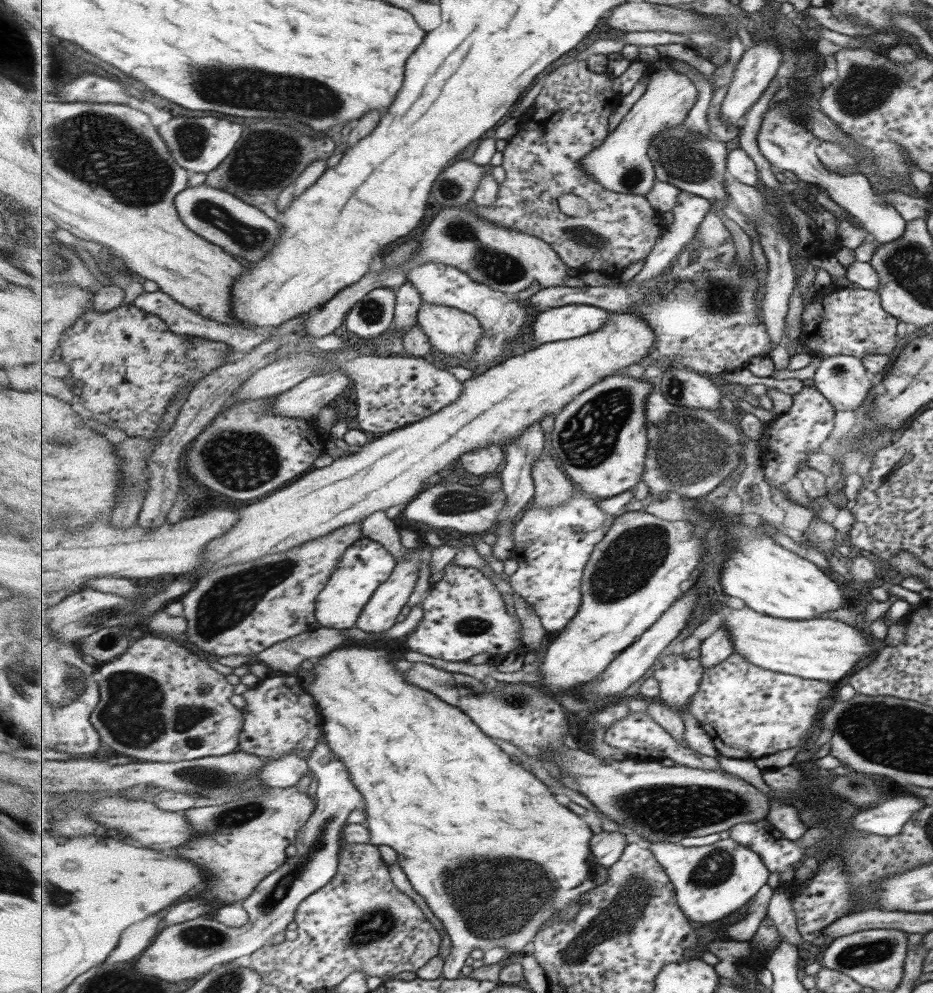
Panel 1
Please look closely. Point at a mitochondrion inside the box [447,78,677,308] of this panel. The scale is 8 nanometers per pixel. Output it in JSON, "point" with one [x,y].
{"point":[587,239]}

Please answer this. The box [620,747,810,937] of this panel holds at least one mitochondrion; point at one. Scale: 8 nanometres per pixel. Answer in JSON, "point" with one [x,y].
{"point":[714,868]}

